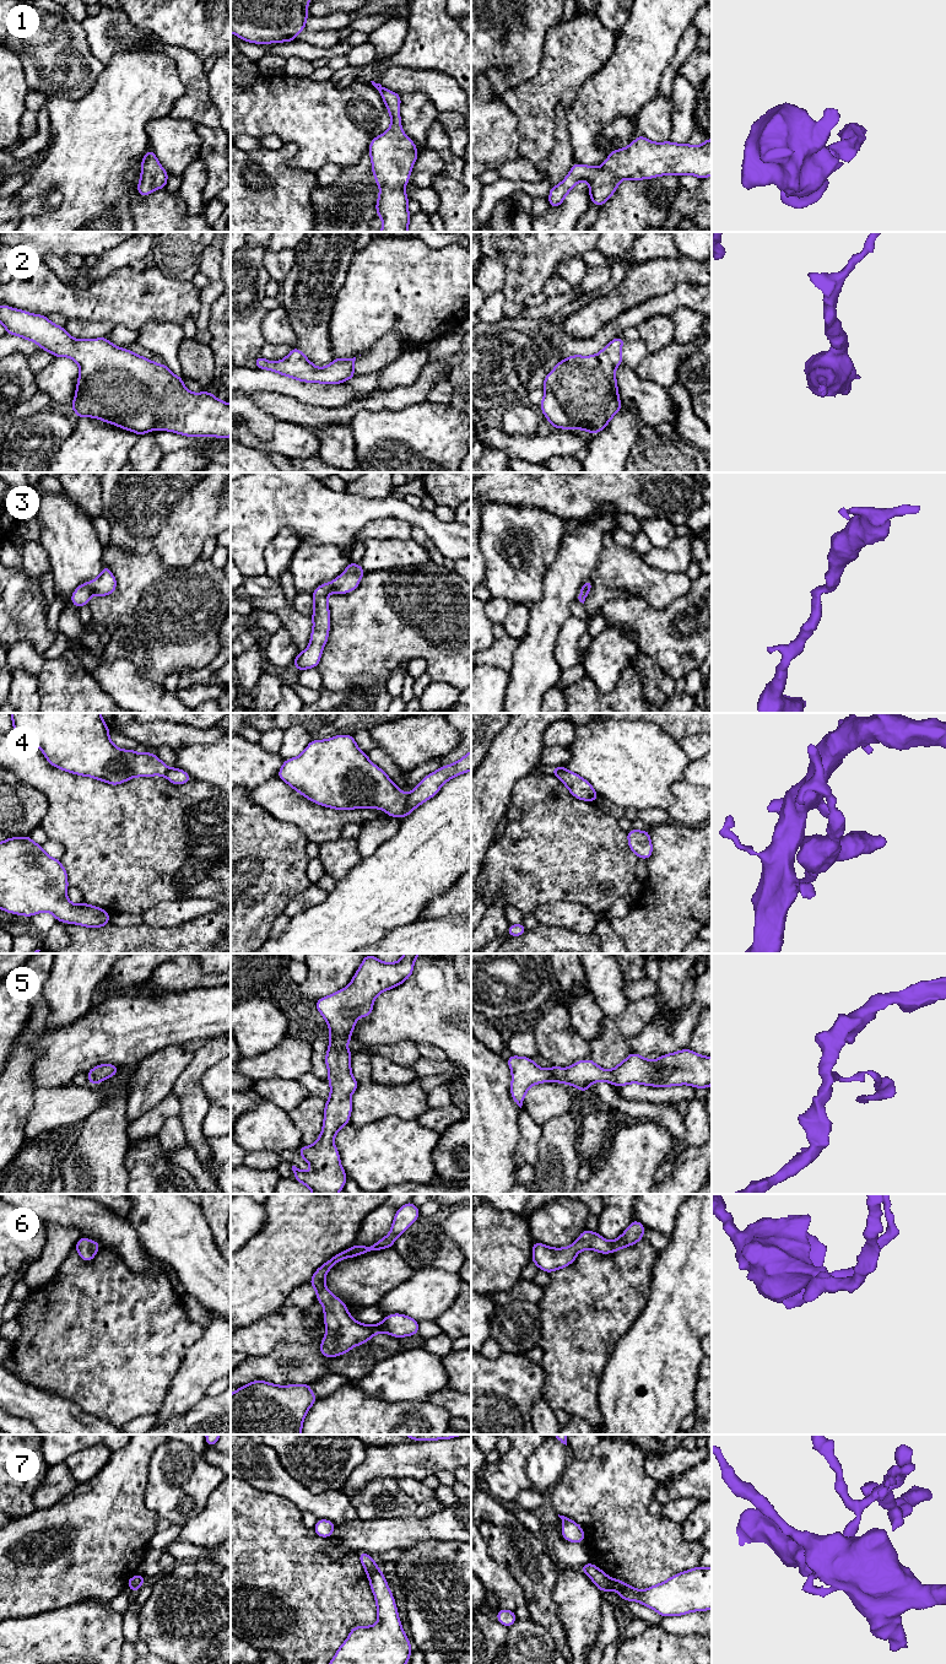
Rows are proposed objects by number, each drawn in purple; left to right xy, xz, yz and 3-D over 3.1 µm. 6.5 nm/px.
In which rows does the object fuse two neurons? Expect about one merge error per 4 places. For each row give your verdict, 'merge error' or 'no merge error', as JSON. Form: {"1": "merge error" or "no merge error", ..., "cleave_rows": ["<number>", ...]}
{"1": "no merge error", "2": "no merge error", "3": "no merge error", "4": "merge error", "5": "no merge error", "6": "no merge error", "7": "merge error", "cleave_rows": ["4", "7"]}

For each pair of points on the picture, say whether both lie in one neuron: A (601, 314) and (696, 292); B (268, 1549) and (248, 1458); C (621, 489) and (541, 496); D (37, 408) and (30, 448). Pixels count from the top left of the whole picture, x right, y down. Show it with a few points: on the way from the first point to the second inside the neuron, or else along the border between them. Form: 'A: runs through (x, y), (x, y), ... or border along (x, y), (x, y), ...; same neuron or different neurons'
A: border along (660, 296), (647, 298), (623, 311), (609, 323); different neurons
B: border along (243, 1480), (259, 1490), (275, 1492), (281, 1496); different neurons
C: runs through (601, 489), (590, 489), (587, 492), (561, 493); same neuron
D: border along (47, 410), (12, 421); different neurons

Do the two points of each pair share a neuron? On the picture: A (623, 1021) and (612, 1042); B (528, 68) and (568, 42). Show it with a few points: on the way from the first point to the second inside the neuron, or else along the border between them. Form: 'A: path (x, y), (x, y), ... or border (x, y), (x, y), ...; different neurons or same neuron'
A: path (622, 1026), (612, 1037); same neuron
B: border (549, 30), (545, 37), (540, 69), (526, 82); different neurons

